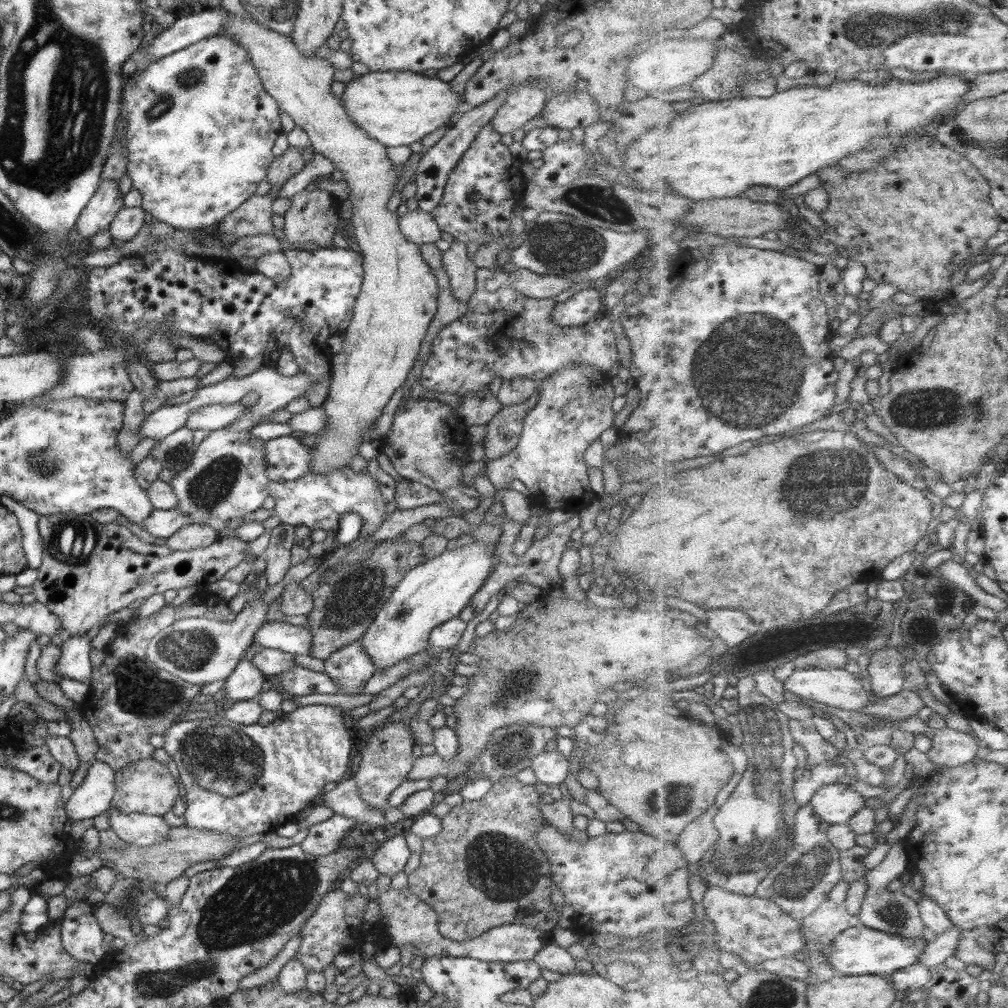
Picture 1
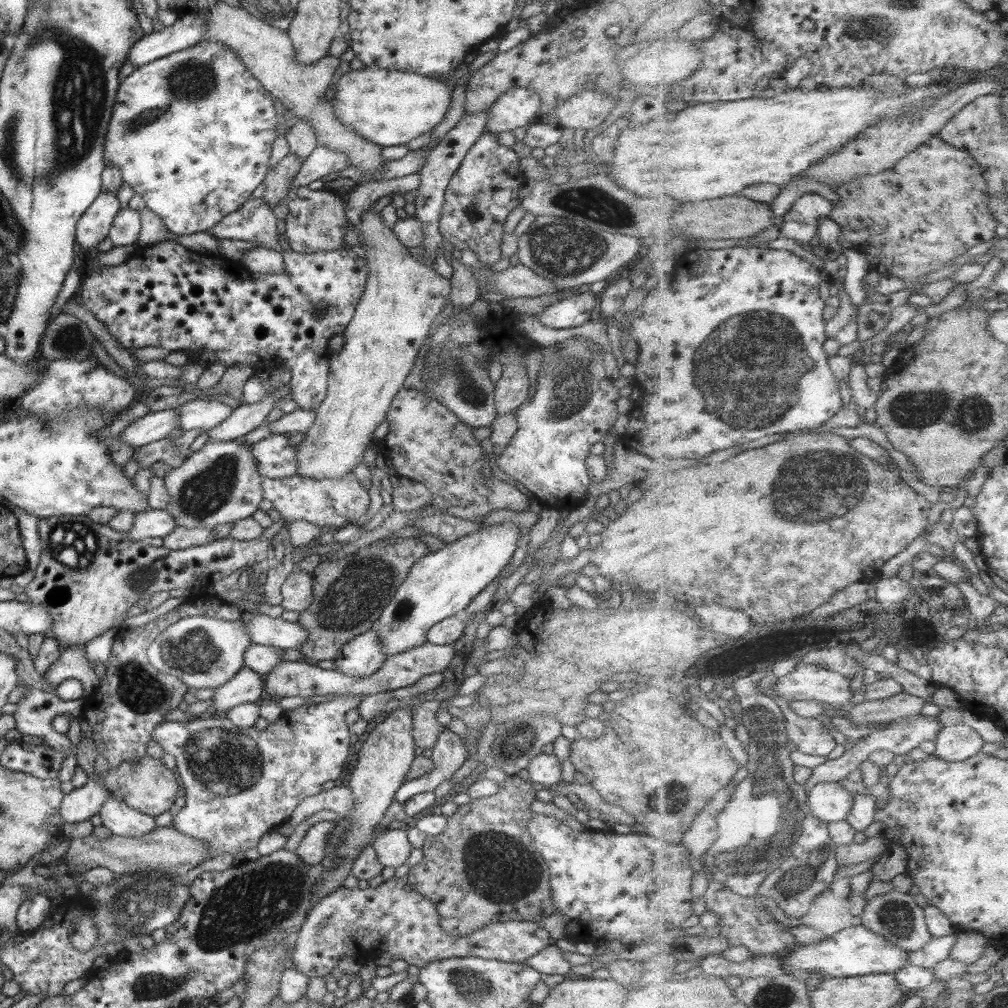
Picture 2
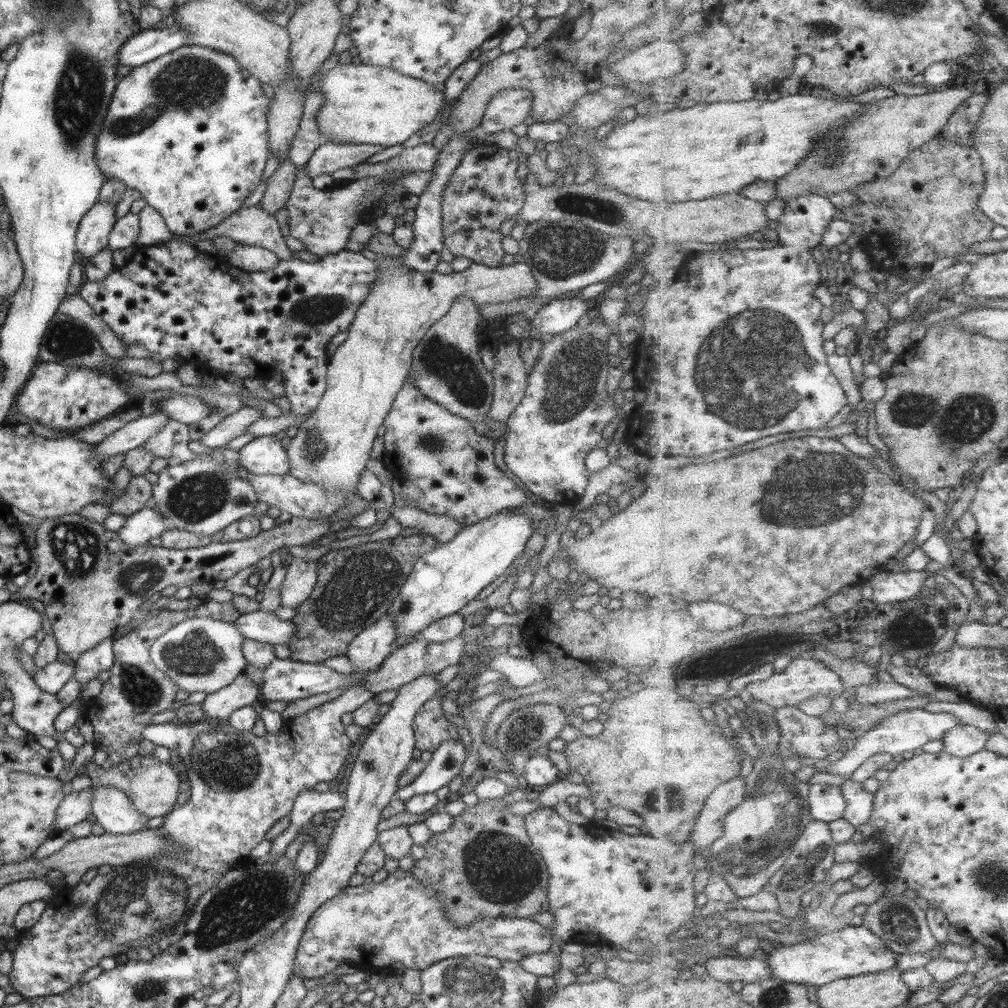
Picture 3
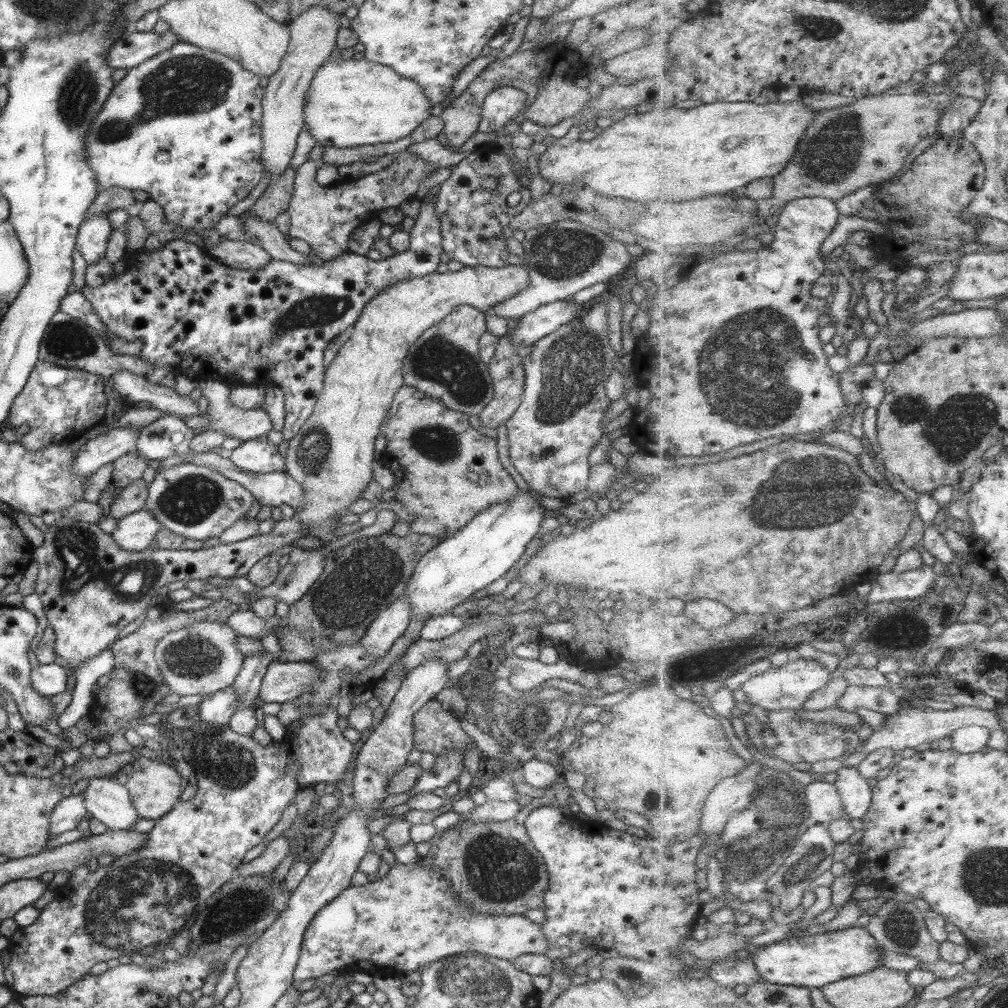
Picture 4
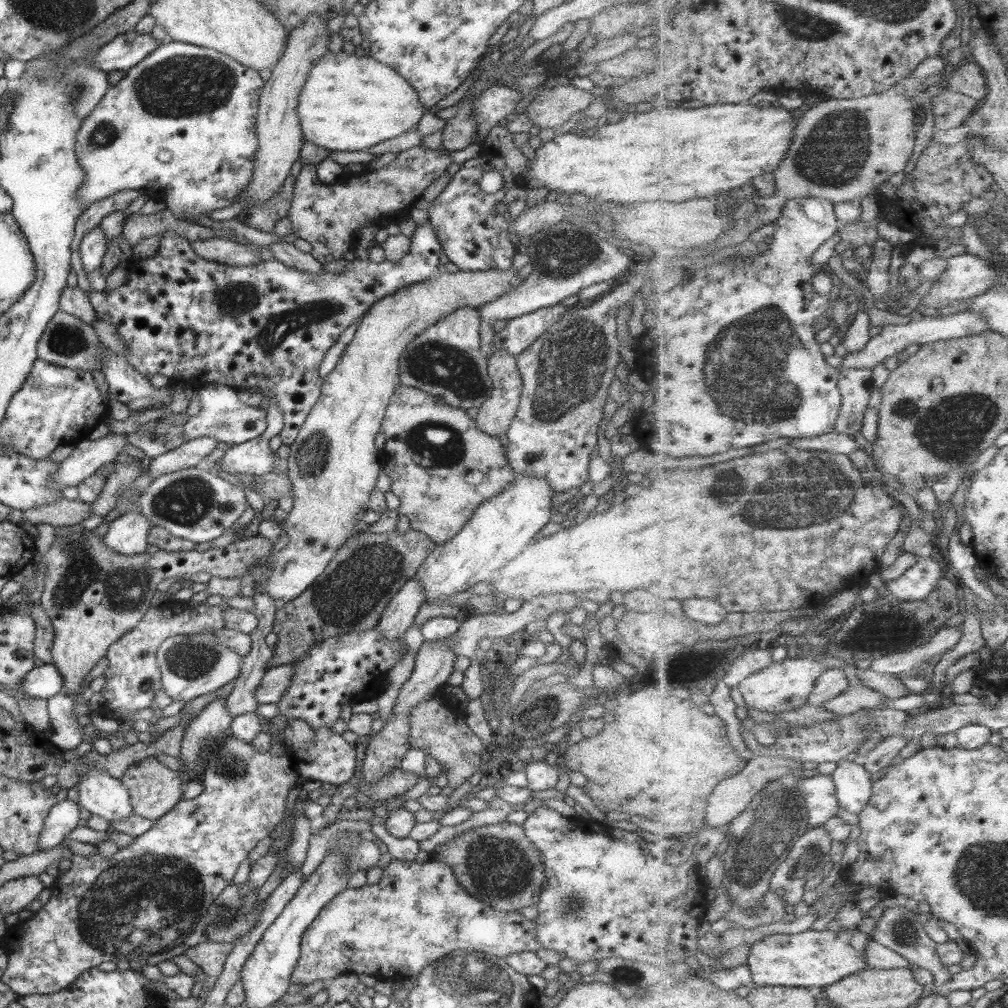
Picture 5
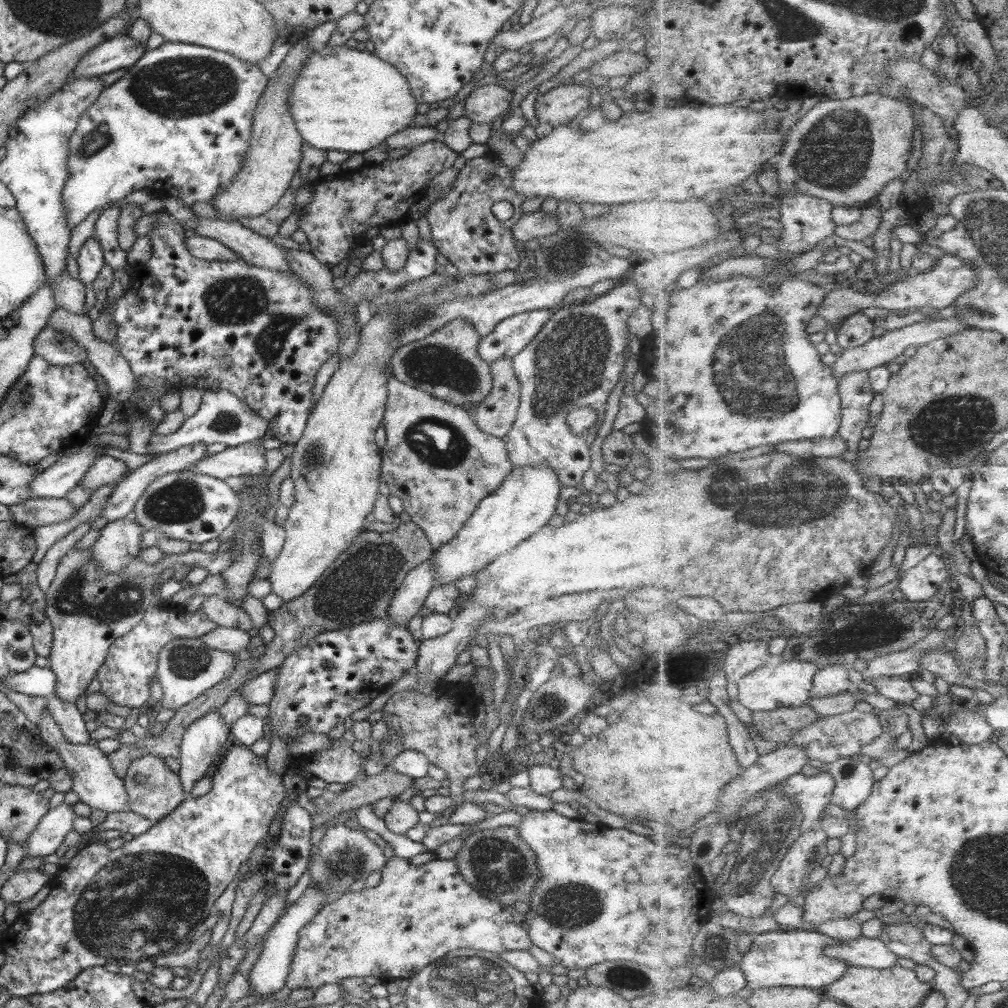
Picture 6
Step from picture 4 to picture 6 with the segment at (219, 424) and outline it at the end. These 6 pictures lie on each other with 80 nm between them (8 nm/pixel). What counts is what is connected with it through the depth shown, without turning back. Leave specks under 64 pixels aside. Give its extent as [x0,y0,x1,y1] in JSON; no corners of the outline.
[145,390,265,456]

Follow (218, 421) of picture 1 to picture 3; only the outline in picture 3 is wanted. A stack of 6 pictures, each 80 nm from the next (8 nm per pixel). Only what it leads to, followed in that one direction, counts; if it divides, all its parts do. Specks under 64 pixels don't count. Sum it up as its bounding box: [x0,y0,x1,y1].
[159,393,217,427]

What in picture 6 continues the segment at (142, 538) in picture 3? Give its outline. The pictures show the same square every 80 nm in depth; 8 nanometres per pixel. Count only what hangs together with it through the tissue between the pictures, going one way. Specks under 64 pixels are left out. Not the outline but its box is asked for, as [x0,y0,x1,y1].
[87,516,144,573]

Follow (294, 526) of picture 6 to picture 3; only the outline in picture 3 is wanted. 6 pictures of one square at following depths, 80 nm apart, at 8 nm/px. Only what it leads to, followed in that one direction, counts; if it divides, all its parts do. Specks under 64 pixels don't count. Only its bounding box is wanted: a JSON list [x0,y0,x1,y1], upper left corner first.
[279,255,536,609]

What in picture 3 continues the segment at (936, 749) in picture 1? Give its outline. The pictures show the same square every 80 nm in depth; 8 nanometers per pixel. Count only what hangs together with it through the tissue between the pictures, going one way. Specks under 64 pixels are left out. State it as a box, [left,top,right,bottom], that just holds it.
[942,725,989,758]

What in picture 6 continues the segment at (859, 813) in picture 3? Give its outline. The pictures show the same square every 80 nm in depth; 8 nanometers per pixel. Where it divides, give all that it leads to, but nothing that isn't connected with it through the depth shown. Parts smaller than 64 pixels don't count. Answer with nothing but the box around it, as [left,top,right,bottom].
[828,757,874,811]

